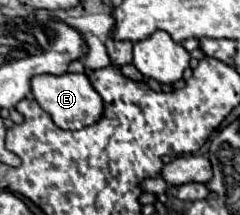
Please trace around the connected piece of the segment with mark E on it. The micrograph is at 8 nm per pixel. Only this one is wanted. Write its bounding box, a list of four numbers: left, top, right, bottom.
[31,74,103,130]

